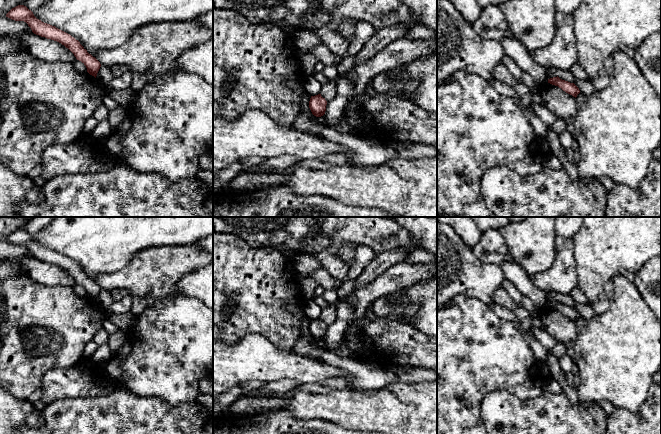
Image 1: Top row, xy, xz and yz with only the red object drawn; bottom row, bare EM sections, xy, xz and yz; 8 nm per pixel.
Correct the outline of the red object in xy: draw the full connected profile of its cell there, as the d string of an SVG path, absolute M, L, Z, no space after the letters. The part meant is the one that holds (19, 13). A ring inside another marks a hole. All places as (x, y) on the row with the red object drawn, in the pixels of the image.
M18 5L12 8L6 14L6 17L15 21L24 21L28 24L34 34L57 41L64 45L74 54L77 60L81 61L86 66L87 72L96 78L101 67L100 62L89 54L80 42L70 34L37 19L33 12L24 5Z

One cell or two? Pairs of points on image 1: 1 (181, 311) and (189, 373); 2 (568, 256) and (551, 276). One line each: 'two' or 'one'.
1: one
2: one

